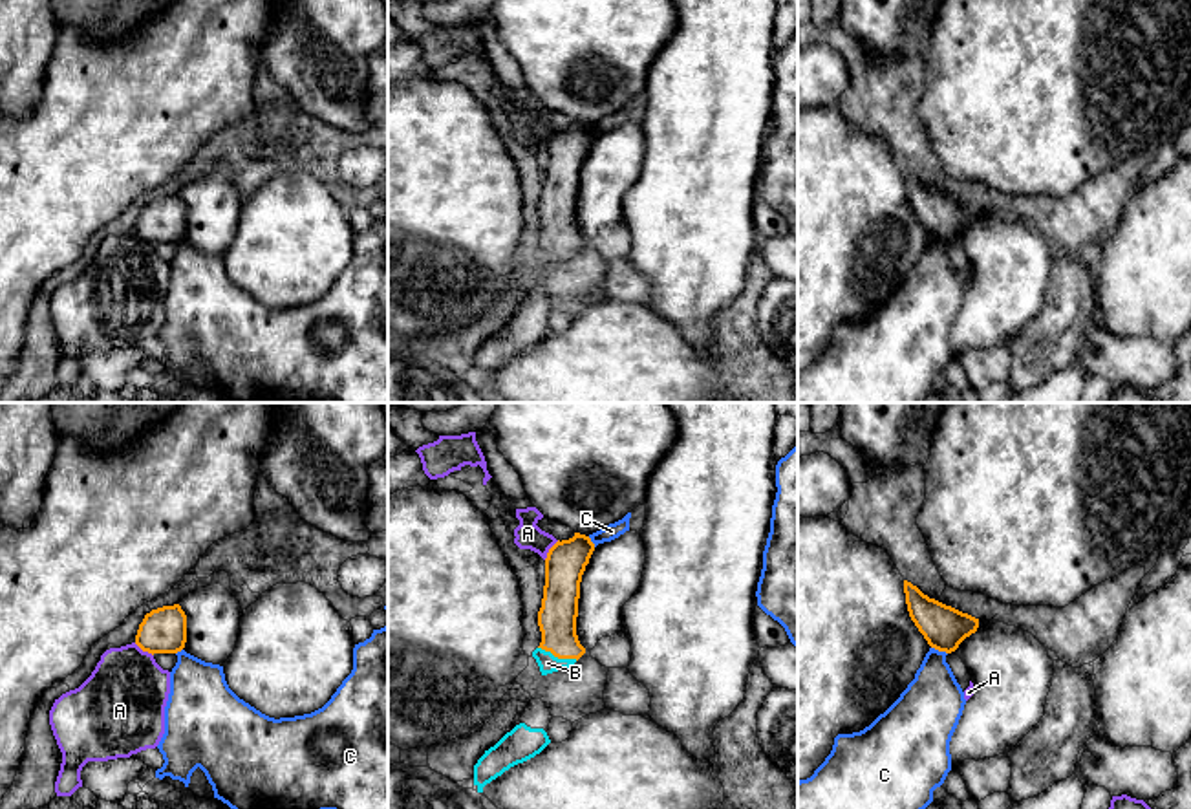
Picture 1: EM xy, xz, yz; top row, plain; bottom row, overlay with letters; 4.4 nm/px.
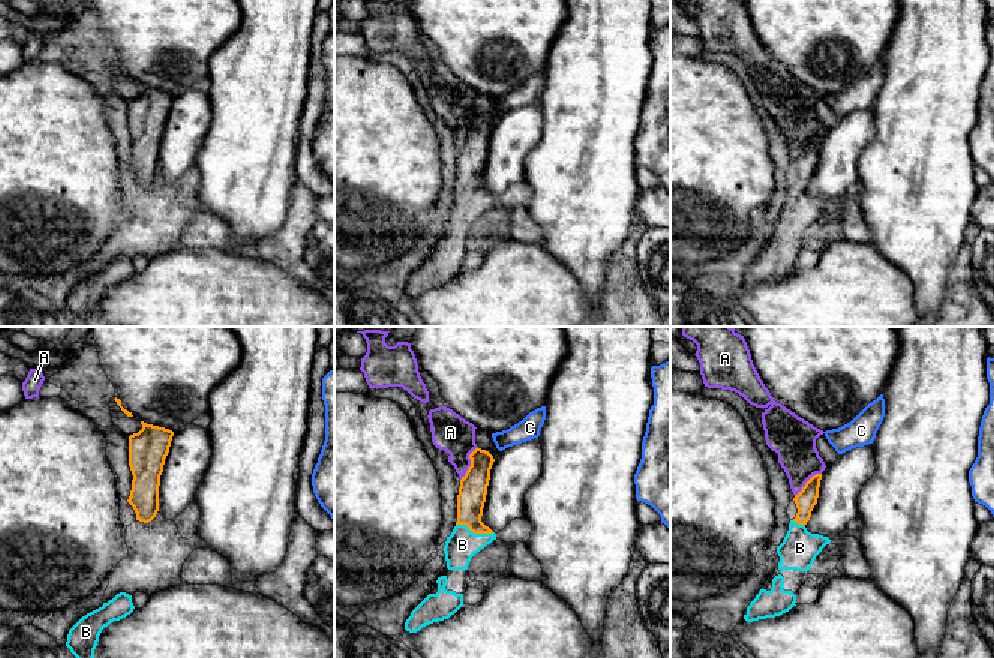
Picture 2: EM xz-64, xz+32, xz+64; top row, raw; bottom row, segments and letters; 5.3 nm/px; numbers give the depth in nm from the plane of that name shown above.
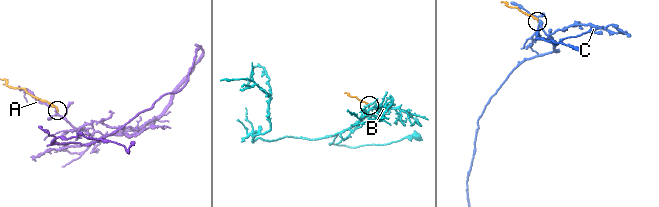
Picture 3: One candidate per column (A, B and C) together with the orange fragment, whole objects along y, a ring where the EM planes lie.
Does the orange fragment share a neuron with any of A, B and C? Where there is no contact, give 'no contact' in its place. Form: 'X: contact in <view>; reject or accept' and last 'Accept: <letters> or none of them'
A: contact in xz; reject
B: contact in xz; accept
C: contact in yz; reject
Accept: B

